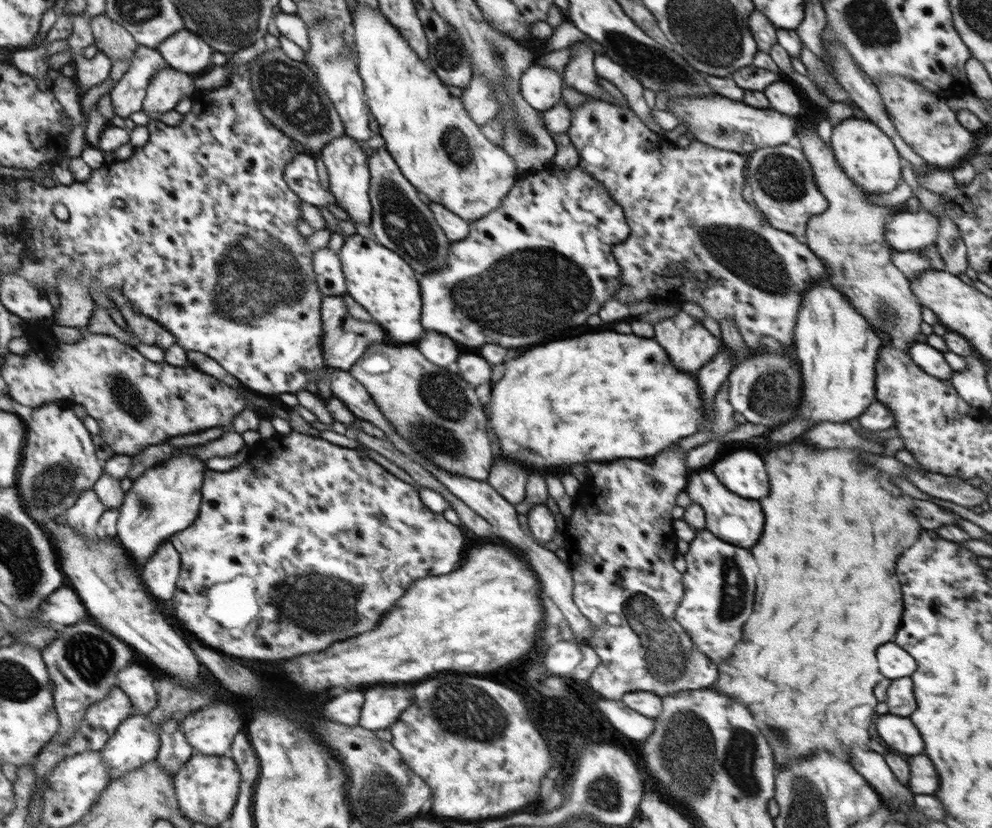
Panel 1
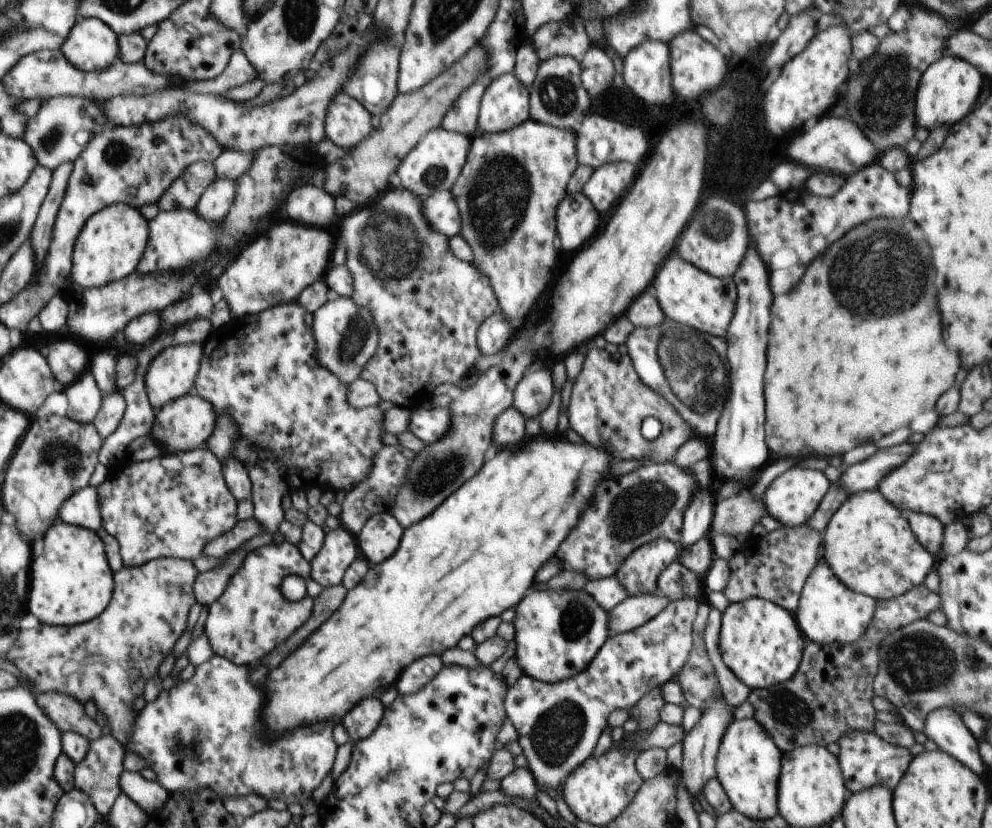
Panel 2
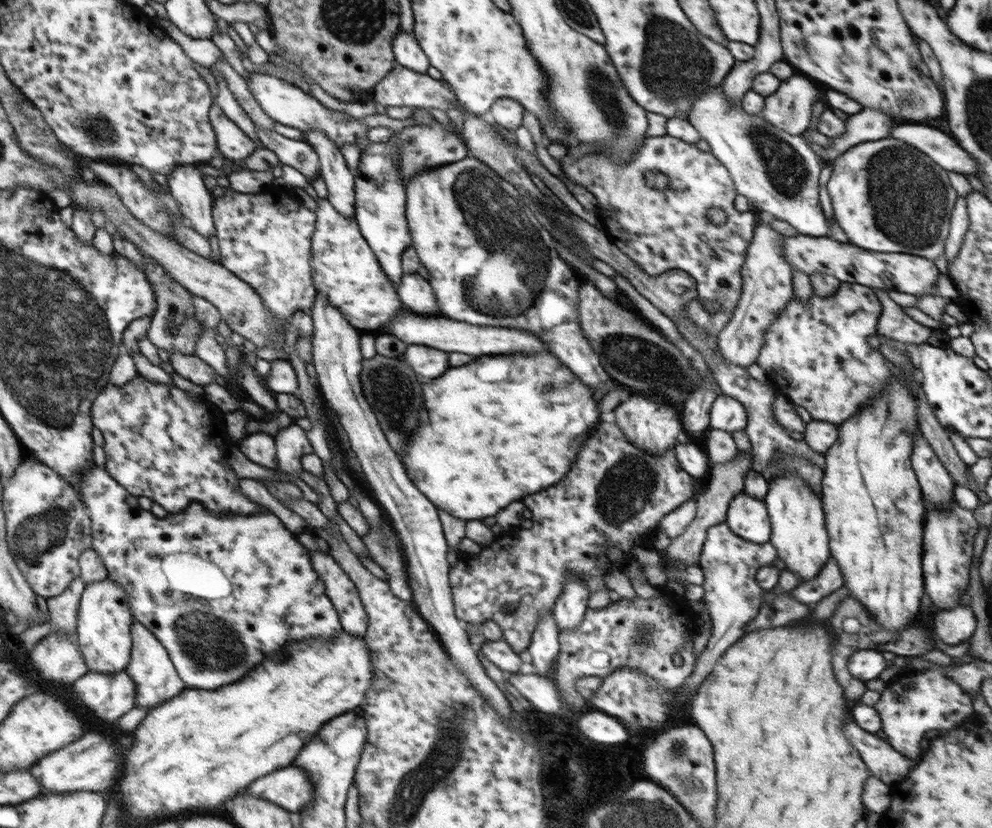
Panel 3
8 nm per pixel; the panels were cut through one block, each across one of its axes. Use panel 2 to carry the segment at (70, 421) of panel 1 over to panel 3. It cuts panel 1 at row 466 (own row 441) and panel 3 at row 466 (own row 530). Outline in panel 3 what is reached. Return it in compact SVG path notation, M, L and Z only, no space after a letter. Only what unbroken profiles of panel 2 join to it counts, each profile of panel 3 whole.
M32 456L24 462L24 466L19 466L15 471L13 478L10 483L5 482L4 484L4 504L8 504L8 544L12 553L16 554L16 562L18 562L19 569L23 570L23 575L30 582L31 587L34 591L43 596L45 599L62 595L64 591L68 590L73 580L80 574L79 557L83 555L83 552L91 548L92 542L92 531L91 531L91 517L90 511L83 502L78 490L72 487L68 480L64 480L63 477L55 471L55 469L48 468L47 465L41 464L34 460Z

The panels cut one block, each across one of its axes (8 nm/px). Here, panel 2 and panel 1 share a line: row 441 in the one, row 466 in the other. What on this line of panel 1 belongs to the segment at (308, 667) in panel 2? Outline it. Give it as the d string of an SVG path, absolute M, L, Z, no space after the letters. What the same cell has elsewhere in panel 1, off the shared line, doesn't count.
M618 332L550 342L506 362L504 376L496 382L496 400L492 384L488 408L502 454L514 460L518 456L538 470L588 460L654 458L672 442L702 432L706 422L694 374L676 370L654 338Z

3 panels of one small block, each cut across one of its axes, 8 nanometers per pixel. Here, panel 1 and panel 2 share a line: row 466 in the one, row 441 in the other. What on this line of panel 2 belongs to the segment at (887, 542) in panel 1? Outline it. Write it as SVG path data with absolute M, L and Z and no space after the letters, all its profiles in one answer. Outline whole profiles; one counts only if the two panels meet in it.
M874 218L868 220L864 224L854 226L838 242L834 242L822 256L814 258L804 274L804 278L800 280L800 284L782 296L774 298L774 306L772 306L772 324L770 324L770 344L768 344L768 368L764 374L764 396L766 396L766 444L770 448L772 454L786 458L798 458L798 456L840 456L844 454L842 450L850 450L856 448L858 444L868 444L868 442L878 442L882 436L909 426L910 422L920 416L922 412L935 408L938 398L942 393L946 392L956 378L956 373L960 370L960 358L956 354L952 354L942 338L942 322L940 322L940 312L936 306L936 286L934 286L934 278L936 272L932 268L932 254L930 248L926 244L926 238L922 234L922 230L910 220L910 218Z

